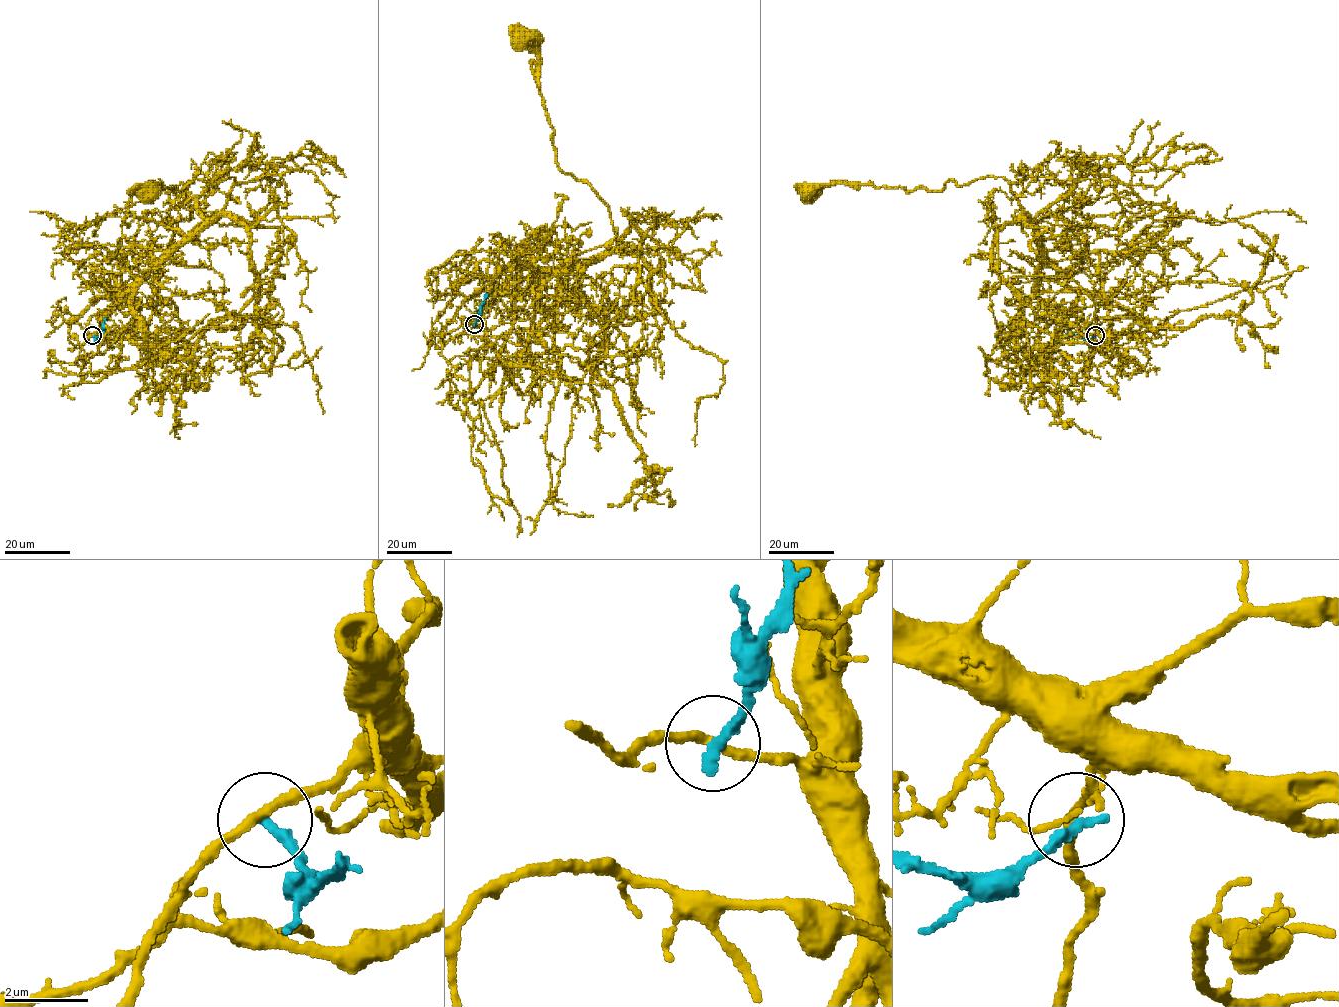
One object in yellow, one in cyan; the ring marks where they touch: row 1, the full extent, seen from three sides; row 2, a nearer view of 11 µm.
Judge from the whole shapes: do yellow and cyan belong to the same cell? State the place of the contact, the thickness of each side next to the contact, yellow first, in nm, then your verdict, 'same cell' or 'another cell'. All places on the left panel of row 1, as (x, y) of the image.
(92, 335) | 240/300 nm | another cell

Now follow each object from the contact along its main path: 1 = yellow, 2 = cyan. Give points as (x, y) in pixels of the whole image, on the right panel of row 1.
1: (1095, 334), (1040, 299), (1035, 232), (1006, 180), (809, 191)
2: (1095, 334), (1087, 339), (1077, 337), (1063, 319)

